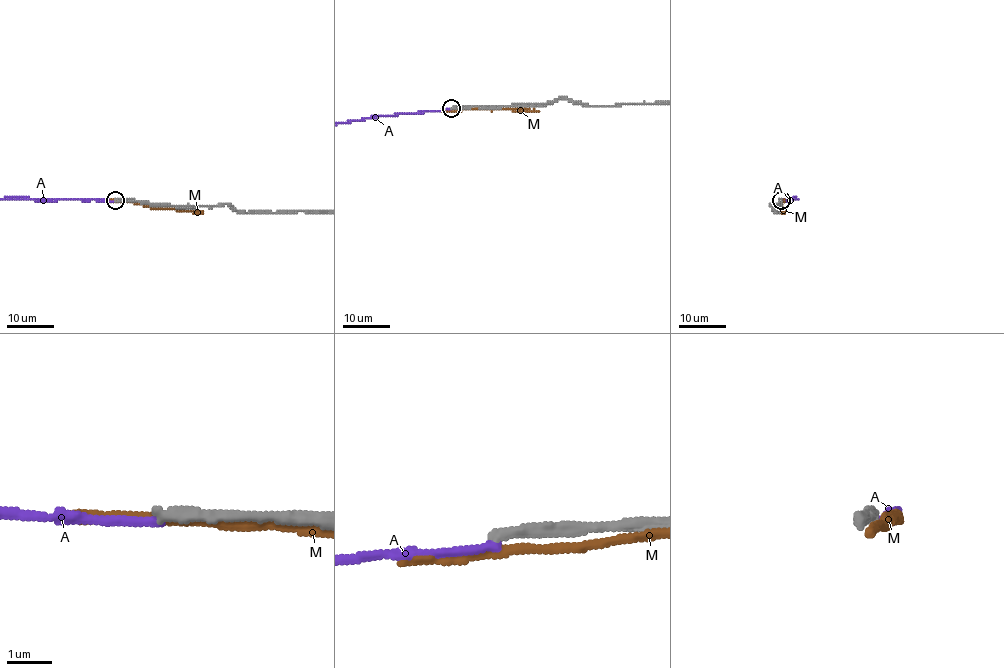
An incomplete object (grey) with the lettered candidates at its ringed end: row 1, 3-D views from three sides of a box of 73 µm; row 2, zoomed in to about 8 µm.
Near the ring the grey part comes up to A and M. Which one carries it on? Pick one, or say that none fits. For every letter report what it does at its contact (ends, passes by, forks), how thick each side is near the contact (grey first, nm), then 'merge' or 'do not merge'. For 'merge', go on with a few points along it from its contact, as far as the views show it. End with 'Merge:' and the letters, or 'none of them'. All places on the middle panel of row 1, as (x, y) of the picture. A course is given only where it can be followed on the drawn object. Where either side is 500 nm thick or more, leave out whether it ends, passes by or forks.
A: it ends | 280/180 nm | do not merge
M: it passes by | 280/190 nm | do not merge
Merge: none of them

